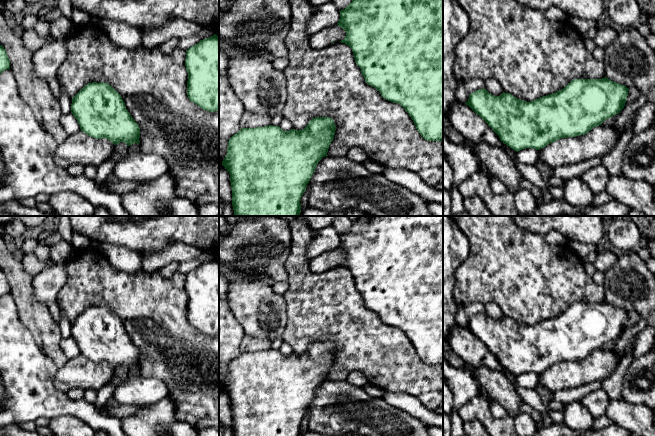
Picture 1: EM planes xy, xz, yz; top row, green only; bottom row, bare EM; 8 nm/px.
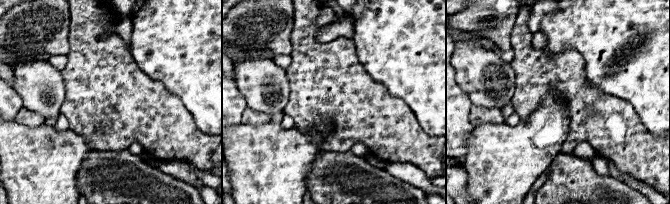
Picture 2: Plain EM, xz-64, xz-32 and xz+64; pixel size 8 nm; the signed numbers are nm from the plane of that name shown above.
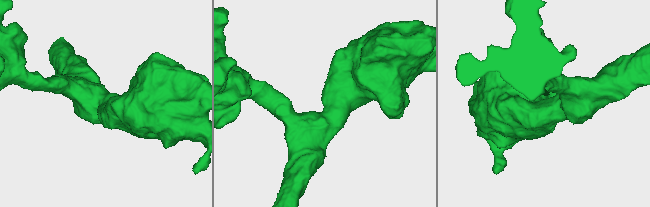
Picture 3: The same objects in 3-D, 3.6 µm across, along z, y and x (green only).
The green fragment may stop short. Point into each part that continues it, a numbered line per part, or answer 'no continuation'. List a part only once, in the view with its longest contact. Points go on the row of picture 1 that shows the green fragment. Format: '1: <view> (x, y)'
no continuation

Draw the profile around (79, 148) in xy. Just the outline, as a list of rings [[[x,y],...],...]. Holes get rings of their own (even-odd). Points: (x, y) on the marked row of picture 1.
[[[82,131],[68,135],[58,145],[53,156],[54,162],[60,167],[67,168],[73,164],[94,165],[98,167],[115,150],[115,145],[108,139],[96,139]]]

